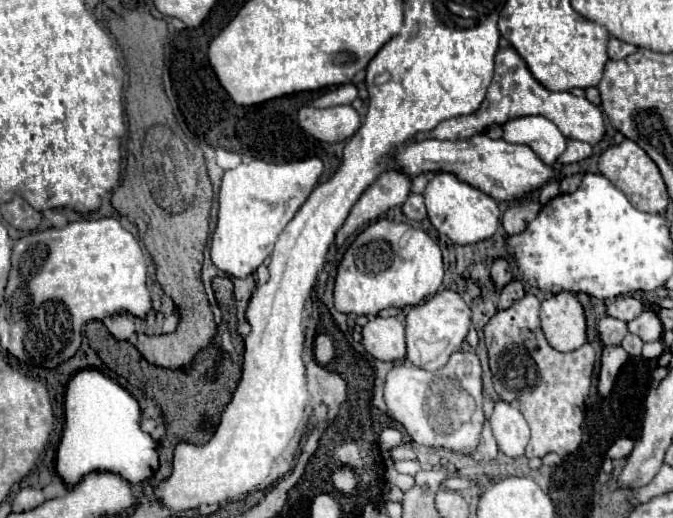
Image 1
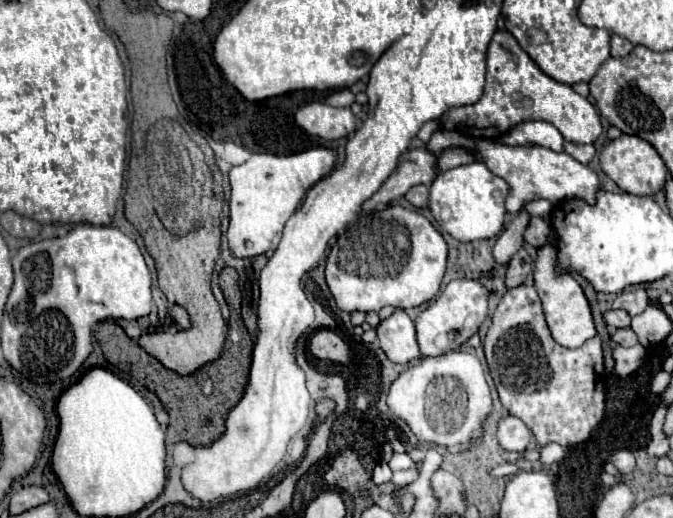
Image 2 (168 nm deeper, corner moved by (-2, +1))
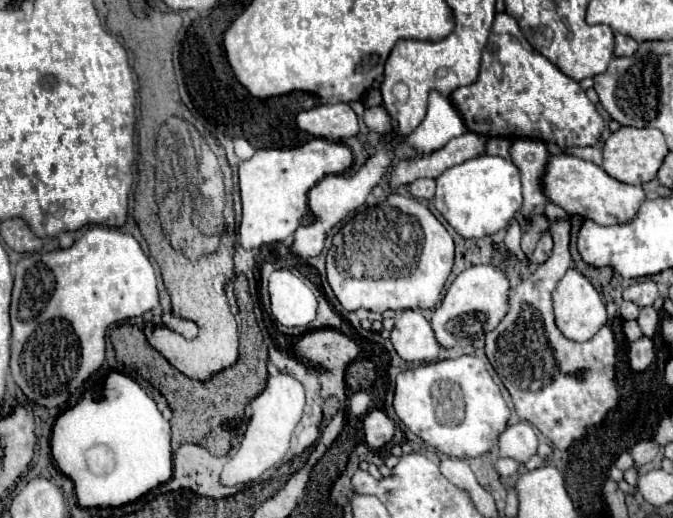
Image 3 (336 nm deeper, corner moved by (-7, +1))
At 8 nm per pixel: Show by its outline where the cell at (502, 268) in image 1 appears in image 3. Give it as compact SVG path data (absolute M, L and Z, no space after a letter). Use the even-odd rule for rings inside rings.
M517 139L511 147L511 159L521 169L523 207L521 215L541 215L547 203L543 193L543 173L549 161L547 143L537 139Z

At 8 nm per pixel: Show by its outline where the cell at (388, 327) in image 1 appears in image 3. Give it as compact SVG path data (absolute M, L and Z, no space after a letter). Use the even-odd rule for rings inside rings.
M413 309L397 313L391 343L397 355L411 363L433 363L441 353L441 345L437 343L429 321Z

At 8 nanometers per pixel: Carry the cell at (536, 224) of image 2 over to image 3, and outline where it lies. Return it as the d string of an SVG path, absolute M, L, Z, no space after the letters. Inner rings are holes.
M545 233L541 239L539 239L539 243L537 243L537 247L535 247L535 251L533 251L533 255L531 255L531 263L545 263L547 259L549 259L549 255L551 255L551 249L553 249L553 241L551 241L551 235L549 233Z

